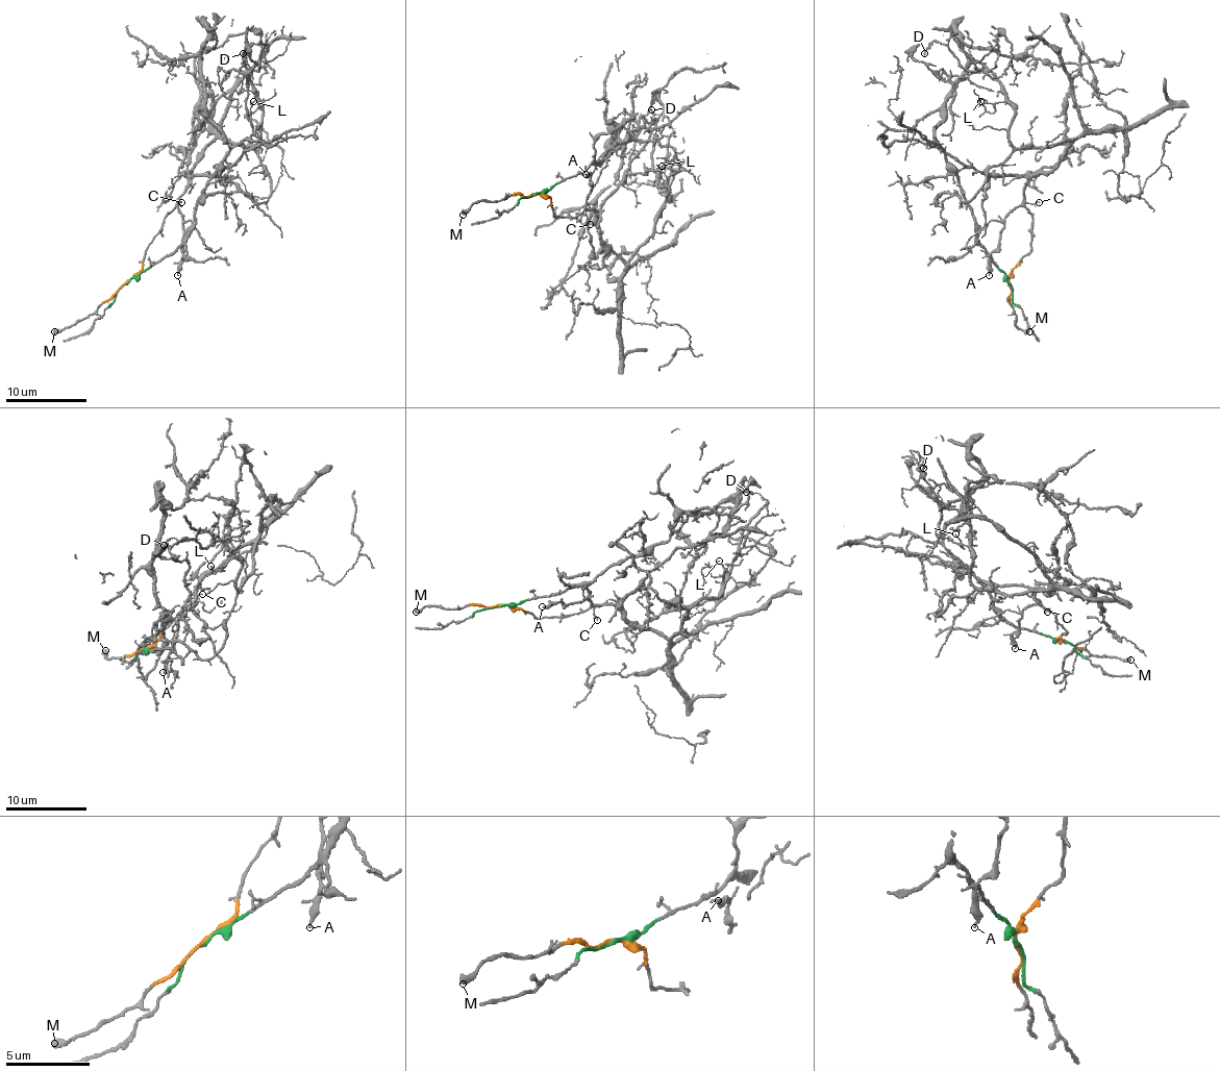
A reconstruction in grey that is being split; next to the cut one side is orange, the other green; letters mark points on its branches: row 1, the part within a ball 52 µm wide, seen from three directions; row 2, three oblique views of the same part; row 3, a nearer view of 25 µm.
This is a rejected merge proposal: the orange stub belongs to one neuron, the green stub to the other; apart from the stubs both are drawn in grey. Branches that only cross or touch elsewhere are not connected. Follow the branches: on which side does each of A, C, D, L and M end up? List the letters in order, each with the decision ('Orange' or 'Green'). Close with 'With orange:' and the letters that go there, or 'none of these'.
A: Orange
C: Orange
D: Orange
L: Orange
M: Orange
With orange: A, C, D, L, M

